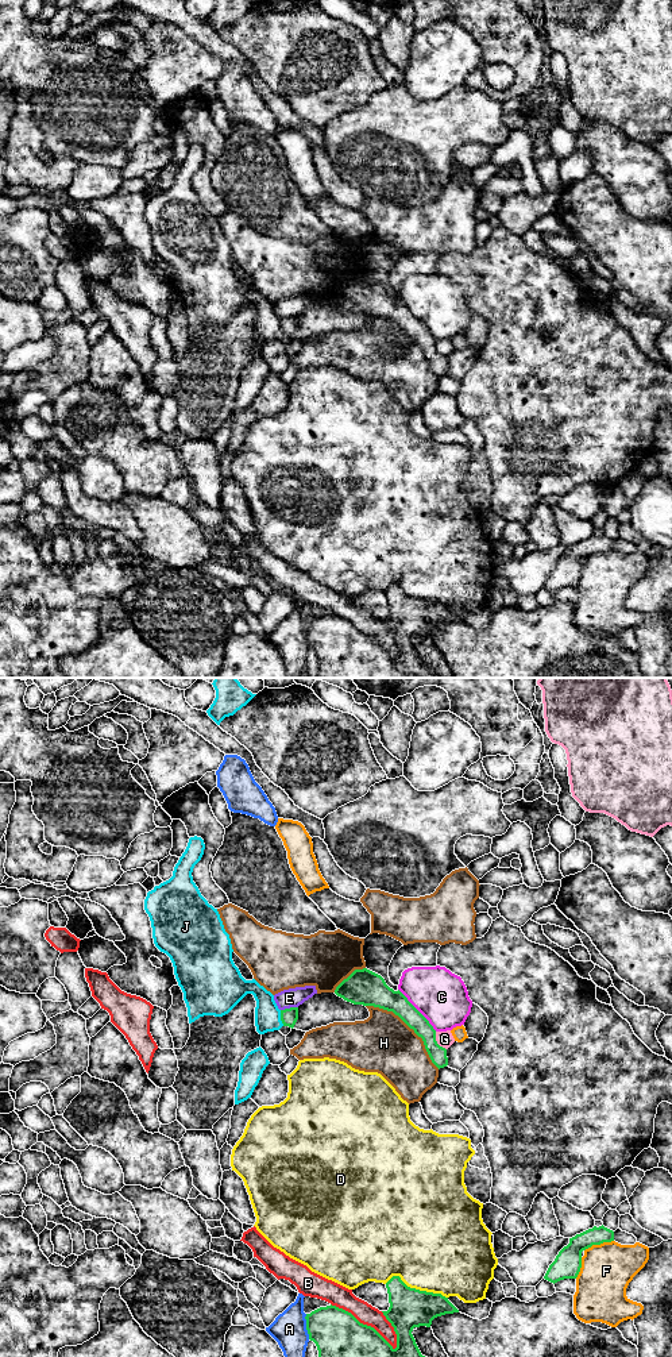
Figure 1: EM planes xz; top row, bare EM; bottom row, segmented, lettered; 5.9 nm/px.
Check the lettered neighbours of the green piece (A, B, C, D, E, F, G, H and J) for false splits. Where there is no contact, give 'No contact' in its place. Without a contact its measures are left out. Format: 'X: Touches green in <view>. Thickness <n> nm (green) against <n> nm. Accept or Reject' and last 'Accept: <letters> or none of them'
A: Touches green in xz. Thickness 320 nm (green) against 200 nm. Reject
B: Touches green in xz. Thickness 460 nm (green) against 130 nm. Reject
C: Touches green in xz. Thickness 150 nm (green) against 320 nm. Reject
D: Touches green in xz. Thickness 240 nm (green) against 480 nm. Reject
E: Touches green in xz. Thickness 100 nm (green) against 110 nm. Reject
F: Touches green in xz. Thickness 160 nm (green) against 300 nm. Reject
G: Touches green in xz. Thickness 110 nm (green) against 100 nm. Reject
H: Touches green in xz. Thickness 150 nm (green) against 360 nm. Reject
J: Touches green in xz. Thickness 100 nm (green) against 160 nm. Reject
Accept: none of them

